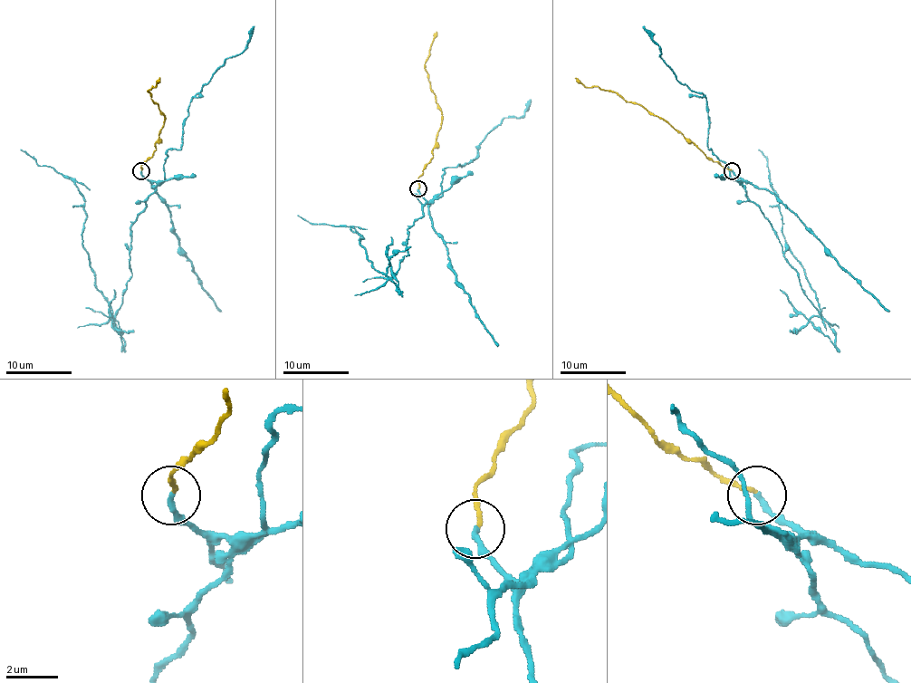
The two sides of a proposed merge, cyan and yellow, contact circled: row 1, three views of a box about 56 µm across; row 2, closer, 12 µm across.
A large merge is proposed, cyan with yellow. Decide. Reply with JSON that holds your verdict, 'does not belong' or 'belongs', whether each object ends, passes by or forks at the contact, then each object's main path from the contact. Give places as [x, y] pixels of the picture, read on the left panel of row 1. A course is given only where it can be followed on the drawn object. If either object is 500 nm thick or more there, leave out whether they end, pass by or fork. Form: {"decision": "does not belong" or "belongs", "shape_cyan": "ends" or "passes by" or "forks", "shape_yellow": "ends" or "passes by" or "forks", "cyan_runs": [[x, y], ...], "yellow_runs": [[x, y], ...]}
{"decision": "does not belong", "shape_cyan": "ends", "shape_yellow": "ends", "cyan_runs": [[140, 171], [156, 191], [130, 227], [132, 277], [114, 313], [96, 287], [82, 245], [82, 194], [20, 149]], "yellow_runs": [[140, 169], [156, 149], [164, 118], [158, 105], [147, 91], [158, 79]]}

